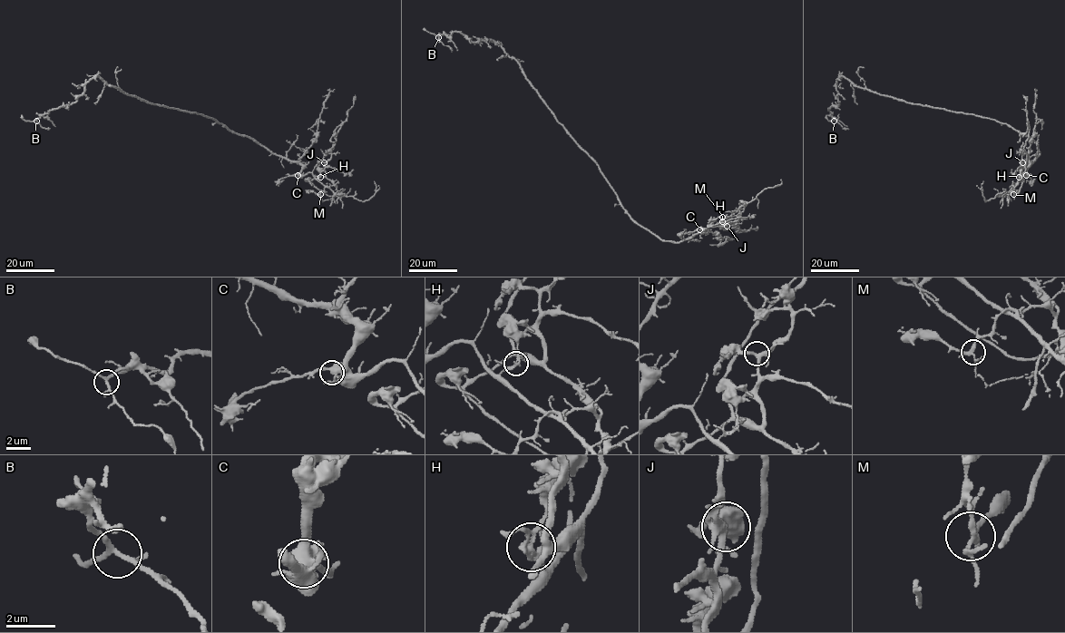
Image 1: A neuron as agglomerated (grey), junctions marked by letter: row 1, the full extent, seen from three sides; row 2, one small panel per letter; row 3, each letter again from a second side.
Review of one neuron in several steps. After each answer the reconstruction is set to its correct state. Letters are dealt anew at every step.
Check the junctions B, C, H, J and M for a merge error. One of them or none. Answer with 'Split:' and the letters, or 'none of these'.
Split: H

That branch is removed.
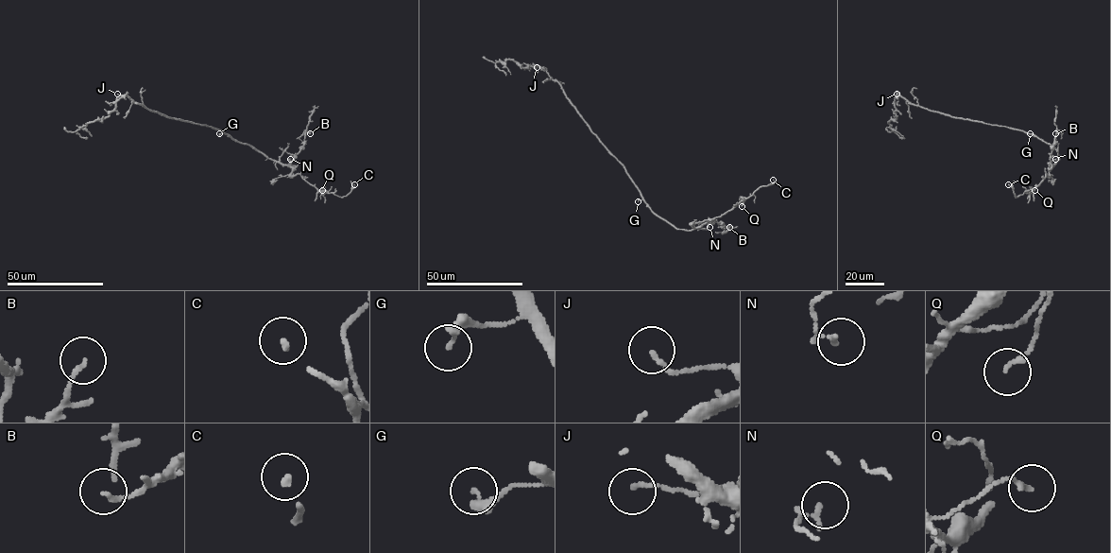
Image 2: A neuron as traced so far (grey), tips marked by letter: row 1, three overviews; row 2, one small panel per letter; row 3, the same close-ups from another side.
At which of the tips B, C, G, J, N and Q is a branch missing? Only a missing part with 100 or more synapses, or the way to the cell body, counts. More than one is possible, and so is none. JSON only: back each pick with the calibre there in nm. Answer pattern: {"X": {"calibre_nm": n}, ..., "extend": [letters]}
{"C": {"calibre_nm": 150}, "extend": ["C"]}

